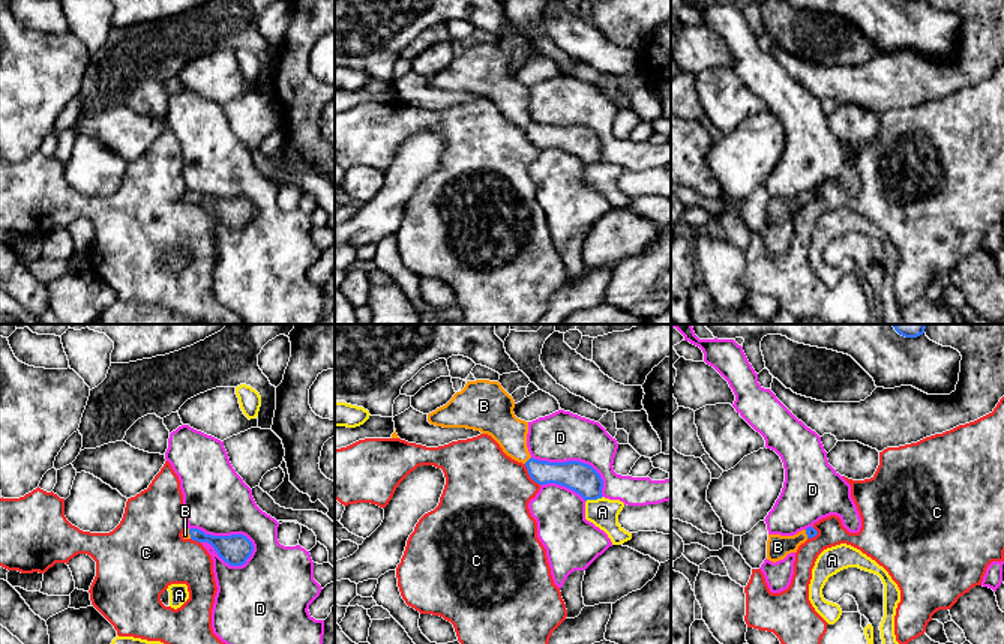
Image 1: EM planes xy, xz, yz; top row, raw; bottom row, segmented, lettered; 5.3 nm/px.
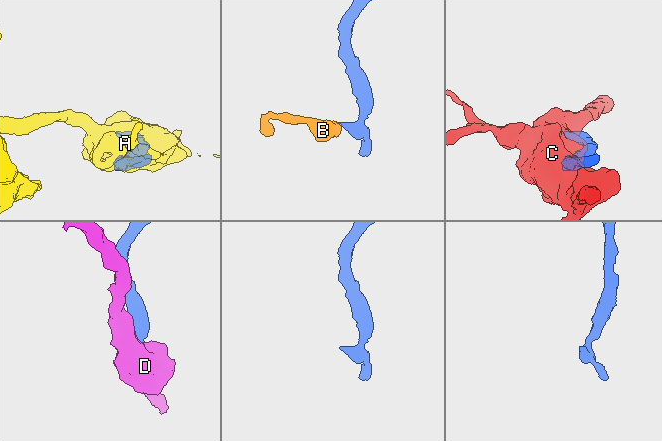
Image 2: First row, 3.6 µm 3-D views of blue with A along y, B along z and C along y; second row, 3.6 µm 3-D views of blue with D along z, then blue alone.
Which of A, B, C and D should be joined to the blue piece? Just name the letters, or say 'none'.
B

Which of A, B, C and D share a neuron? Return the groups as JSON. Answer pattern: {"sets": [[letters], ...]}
{"sets": [["A"], ["B"], ["C"], ["D"]]}

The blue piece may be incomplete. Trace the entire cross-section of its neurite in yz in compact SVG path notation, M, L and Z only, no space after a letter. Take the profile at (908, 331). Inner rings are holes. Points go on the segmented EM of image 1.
M891 324L905 338L917 338L924 333L926 324Z

